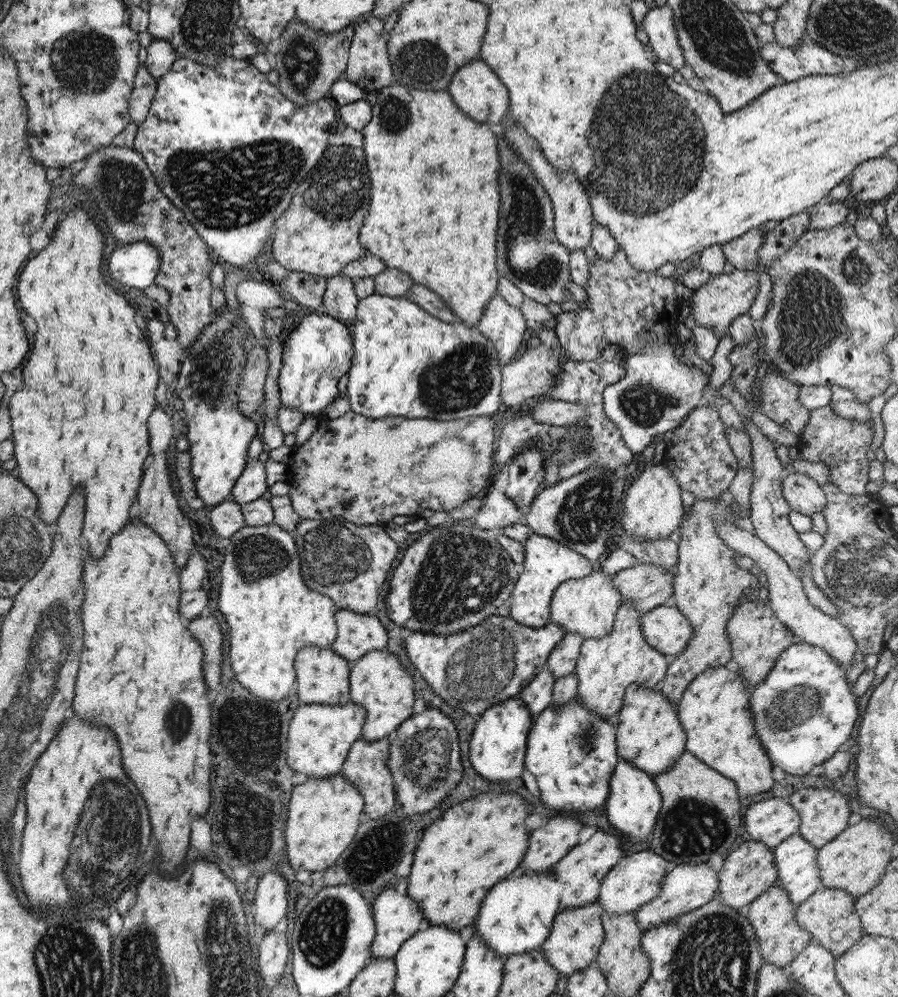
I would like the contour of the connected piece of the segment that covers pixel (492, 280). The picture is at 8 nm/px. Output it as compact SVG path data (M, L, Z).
M394 81L381 88L376 93L376 101L371 107L371 118L360 130L362 132L362 149L368 177L371 184L371 204L358 230L359 242L366 248L367 254L380 258L386 267L406 272L414 284L431 289L449 307L456 316L468 327L475 326L478 318L496 291L499 274L495 266L495 230L499 218L499 192L497 192L497 176L499 176L499 162L497 162L497 136L487 128L486 123L478 123L469 118L457 108L451 95L444 90L415 90L409 86L395 84Z

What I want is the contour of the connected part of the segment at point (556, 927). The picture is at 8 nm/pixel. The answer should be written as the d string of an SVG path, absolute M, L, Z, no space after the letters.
M595 900L581 908L559 911L553 918L551 931L549 931L547 939L539 946L538 951L557 974L569 976L595 962L598 949L603 941L603 928L600 922L603 917L602 913L601 904Z

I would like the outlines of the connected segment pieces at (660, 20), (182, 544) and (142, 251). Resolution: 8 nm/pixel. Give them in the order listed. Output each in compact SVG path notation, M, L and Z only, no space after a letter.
M665 4L650 9L643 16L640 28L647 35L648 44L653 50L652 56L669 64L677 71L685 64L678 38L673 30L673 22L671 22L673 14Z
M161 452L148 459L142 471L139 487L137 490L138 519L151 527L159 538L168 546L173 557L173 566L177 572L181 572L189 560L191 547L194 546L193 535L188 520L183 518L183 514L177 507L177 500L171 488L171 478L167 470L167 460L169 453Z
M145 241L117 246L107 258L107 272L125 288L143 290L155 280L160 258L158 250Z

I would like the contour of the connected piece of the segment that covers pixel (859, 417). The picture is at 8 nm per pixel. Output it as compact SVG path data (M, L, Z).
M832 385L829 390L831 391L829 406L839 418L850 418L856 422L871 422L871 413L869 407L863 401L858 401L855 398L854 392L849 389Z

